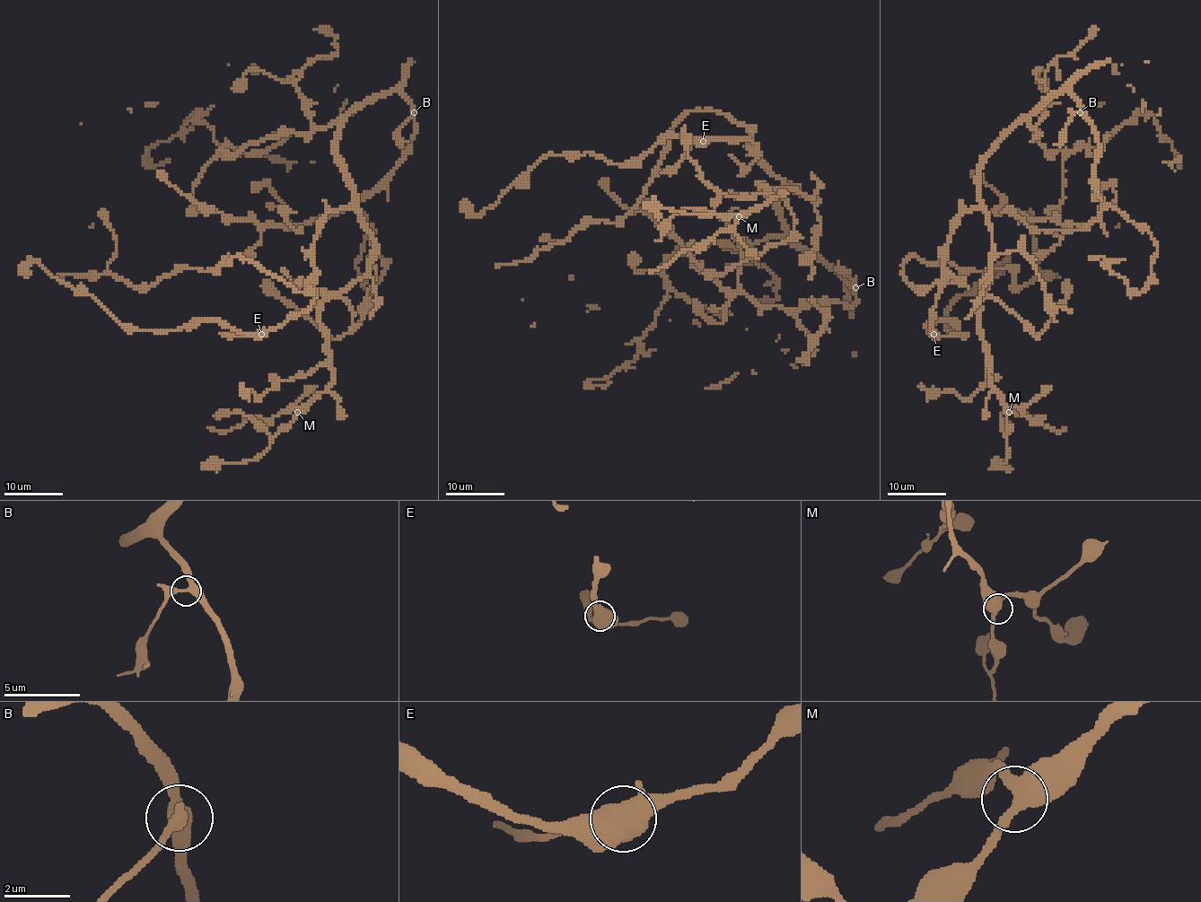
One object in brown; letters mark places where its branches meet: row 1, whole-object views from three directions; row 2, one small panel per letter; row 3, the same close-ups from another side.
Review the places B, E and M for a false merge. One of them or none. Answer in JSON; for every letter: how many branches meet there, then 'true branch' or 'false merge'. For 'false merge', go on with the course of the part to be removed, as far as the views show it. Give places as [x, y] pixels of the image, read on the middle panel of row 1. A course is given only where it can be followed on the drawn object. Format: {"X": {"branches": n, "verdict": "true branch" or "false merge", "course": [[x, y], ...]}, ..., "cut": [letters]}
{"B": {"branches": 3, "verdict": "true branch"}, "E": {"branches": 3, "verdict": "true branch"}, "M": {"branches": 3, "verdict": "true branch"}, "cut": []}

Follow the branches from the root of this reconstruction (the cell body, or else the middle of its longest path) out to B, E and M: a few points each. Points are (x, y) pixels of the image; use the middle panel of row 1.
B: (789, 187), (777, 198), (777, 214), (784, 231), (796, 243), (823, 258), (855, 287)
E: (789, 187), (794, 187), (777, 178), (757, 157), (757, 145), (749, 139), (703, 141)
M: (789, 187), (794, 187), (806, 198), (814, 198), (796, 189), (768, 189), (761, 185), (774, 197), (739, 216)

